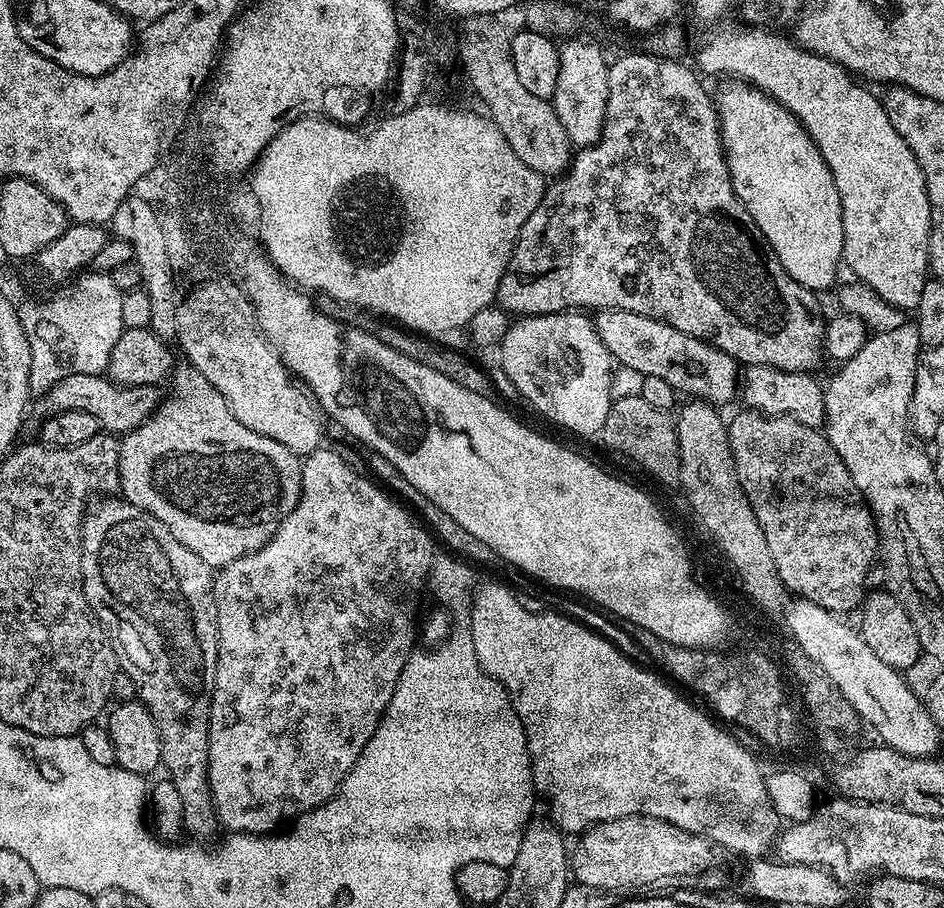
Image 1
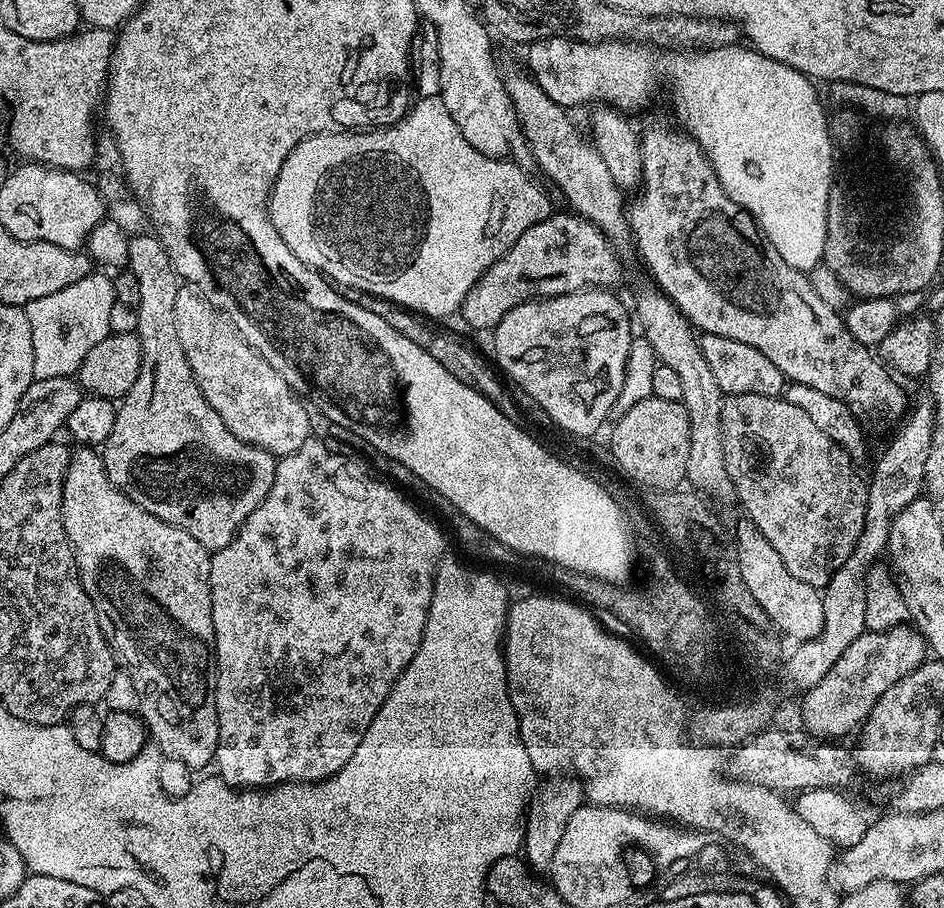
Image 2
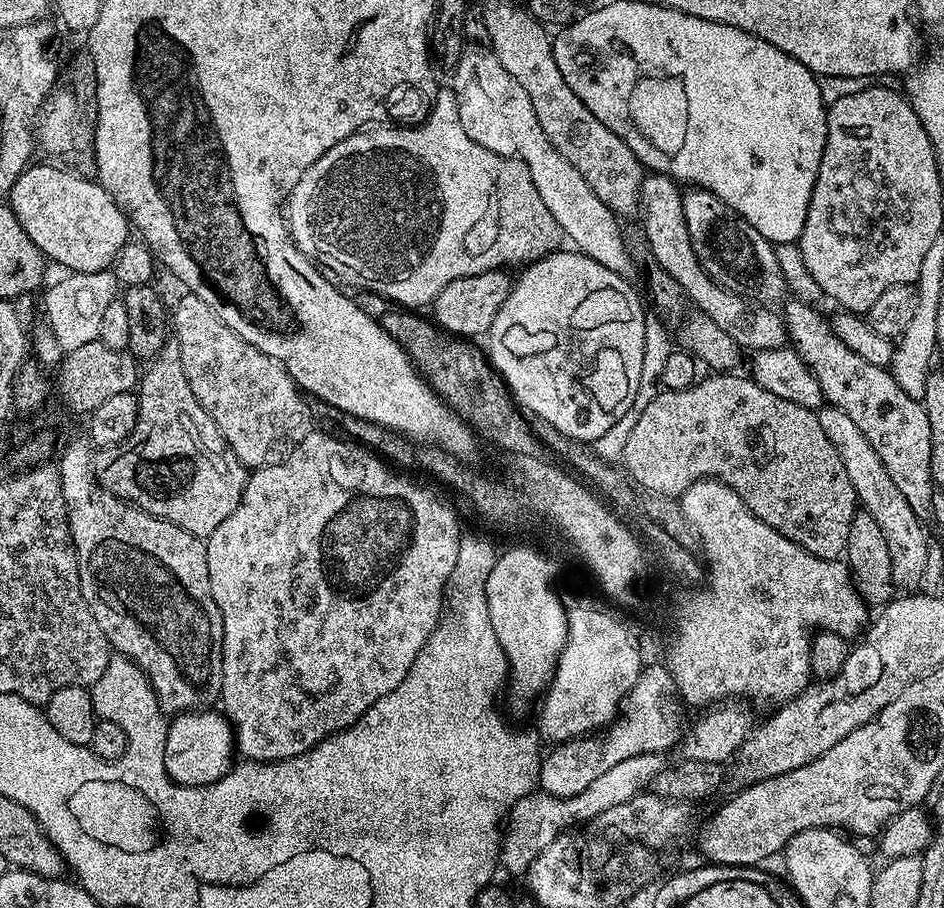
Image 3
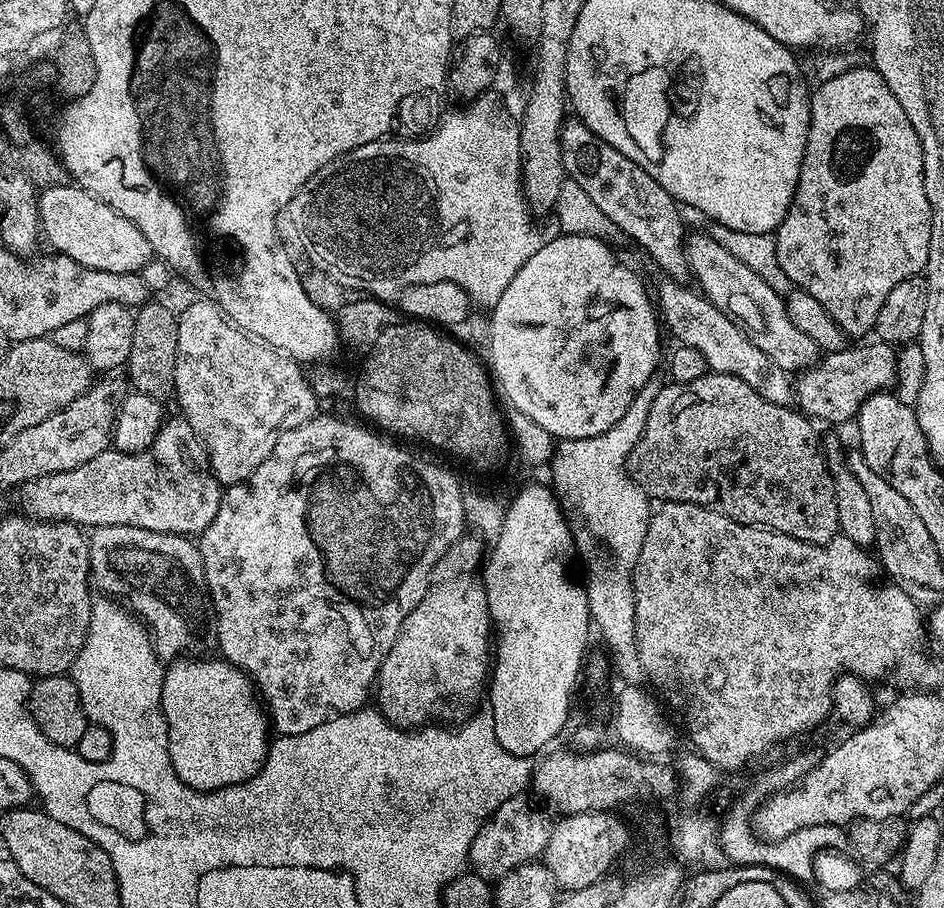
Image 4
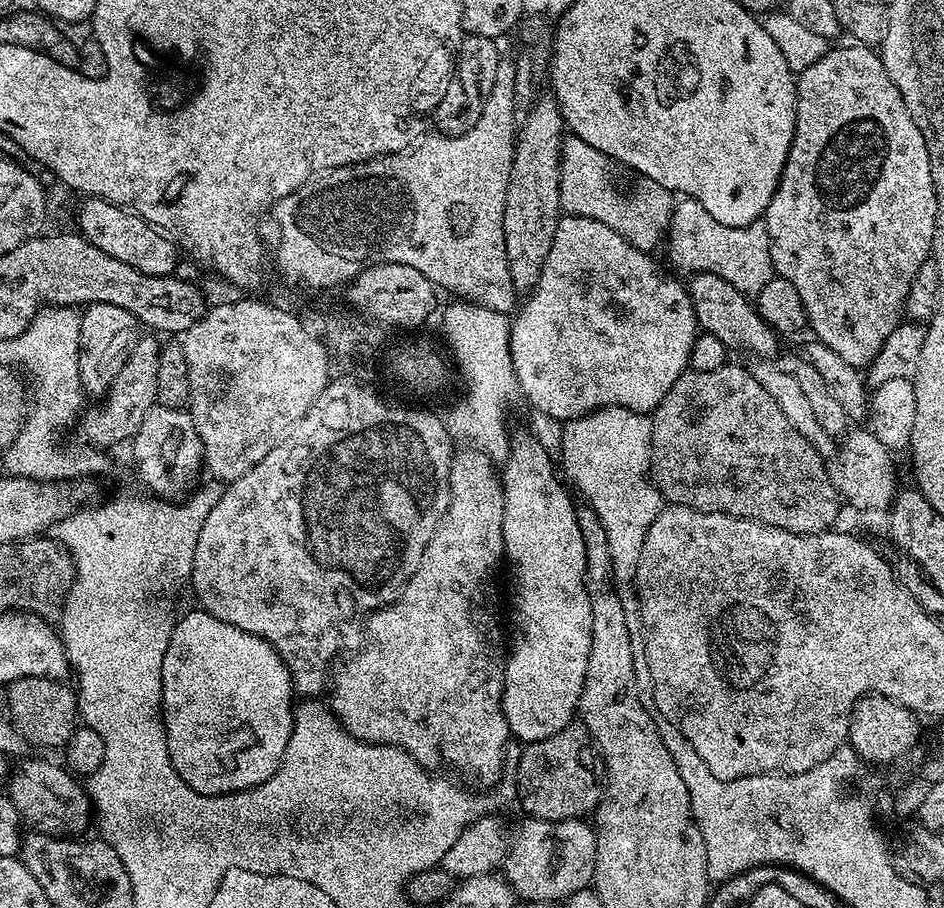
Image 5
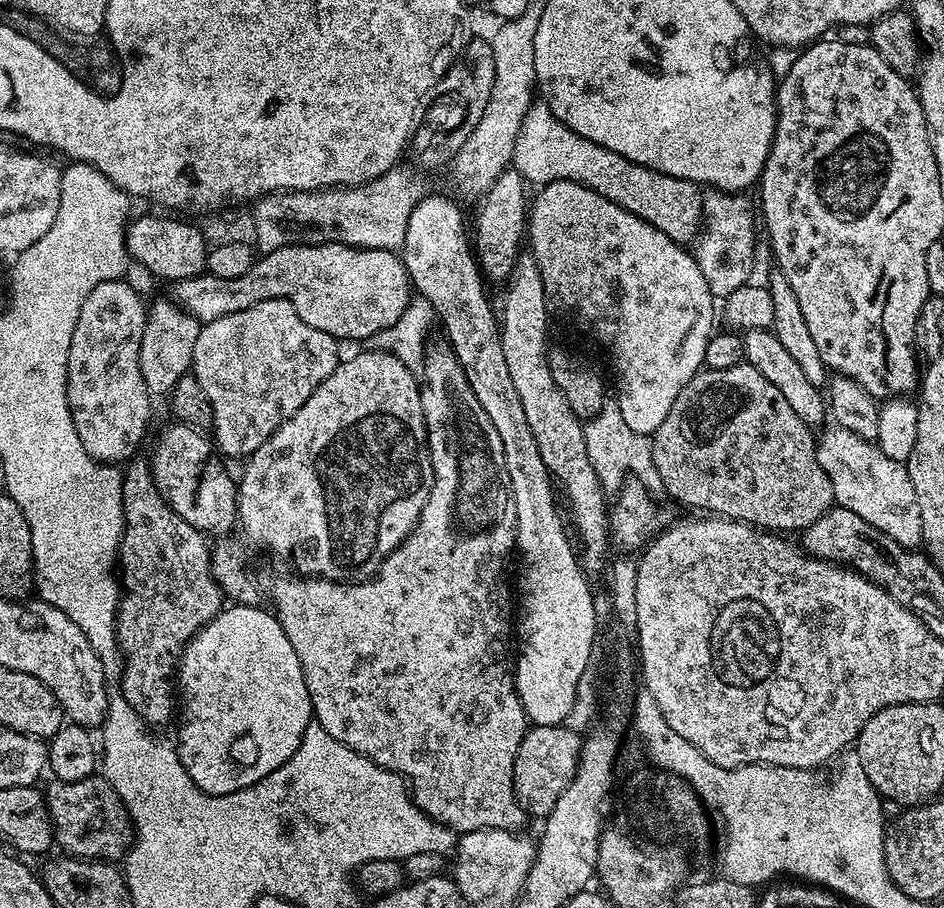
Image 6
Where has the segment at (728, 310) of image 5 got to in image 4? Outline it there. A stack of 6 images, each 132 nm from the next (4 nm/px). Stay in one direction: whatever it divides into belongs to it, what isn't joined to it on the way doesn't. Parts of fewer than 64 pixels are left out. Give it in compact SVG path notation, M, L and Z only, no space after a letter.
M578 118L565 123L560 135L562 162L565 173L590 197L590 202L610 218L610 222L621 233L625 232L640 248L648 251L648 256L658 264L667 279L684 282L689 279L688 259L686 258L686 227L680 217L681 205L669 192L638 162L630 162L622 150L614 150L610 142L602 142Z

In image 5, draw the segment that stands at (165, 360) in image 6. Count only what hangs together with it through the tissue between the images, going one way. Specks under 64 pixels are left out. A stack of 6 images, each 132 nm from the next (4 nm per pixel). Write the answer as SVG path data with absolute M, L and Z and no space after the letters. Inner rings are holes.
M142 336L126 358L122 362L122 370L118 370L118 378L108 387L106 401L108 404L100 404L97 408L89 407L83 413L78 428L84 431L84 436L89 445L100 450L108 450L111 444L120 444L131 441L136 435L138 426L146 418L149 410L157 404L157 376L158 362L160 361L161 341L157 337ZM89 411L89 412L88 412ZM88 412L88 413L87 413ZM84 420L84 421L83 421Z

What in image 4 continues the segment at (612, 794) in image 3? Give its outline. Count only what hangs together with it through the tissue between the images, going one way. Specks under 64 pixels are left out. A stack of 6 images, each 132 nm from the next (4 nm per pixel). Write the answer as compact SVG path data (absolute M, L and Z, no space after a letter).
M521 794L502 802L502 806L498 806L498 810L480 827L474 838L468 863L471 871L486 881L500 880L510 874L510 870L543 857L546 842L550 842L554 820L547 816L549 813L543 807L535 808L526 797L527 795Z

